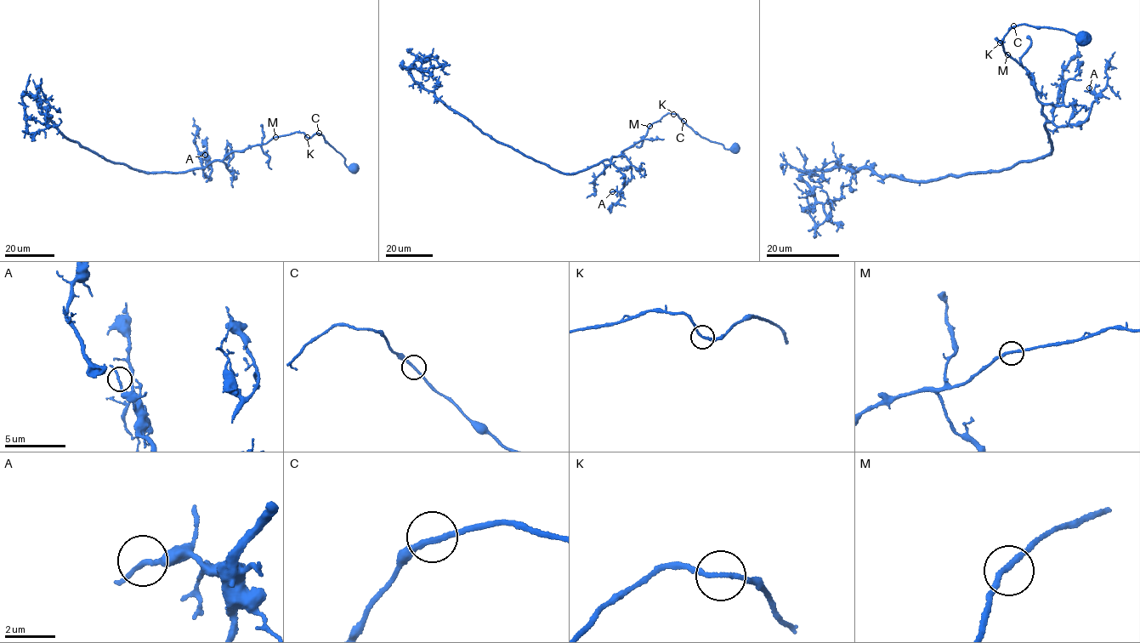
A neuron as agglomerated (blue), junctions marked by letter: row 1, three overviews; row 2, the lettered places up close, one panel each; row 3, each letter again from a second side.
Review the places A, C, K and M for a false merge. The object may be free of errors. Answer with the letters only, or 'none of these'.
none of these

